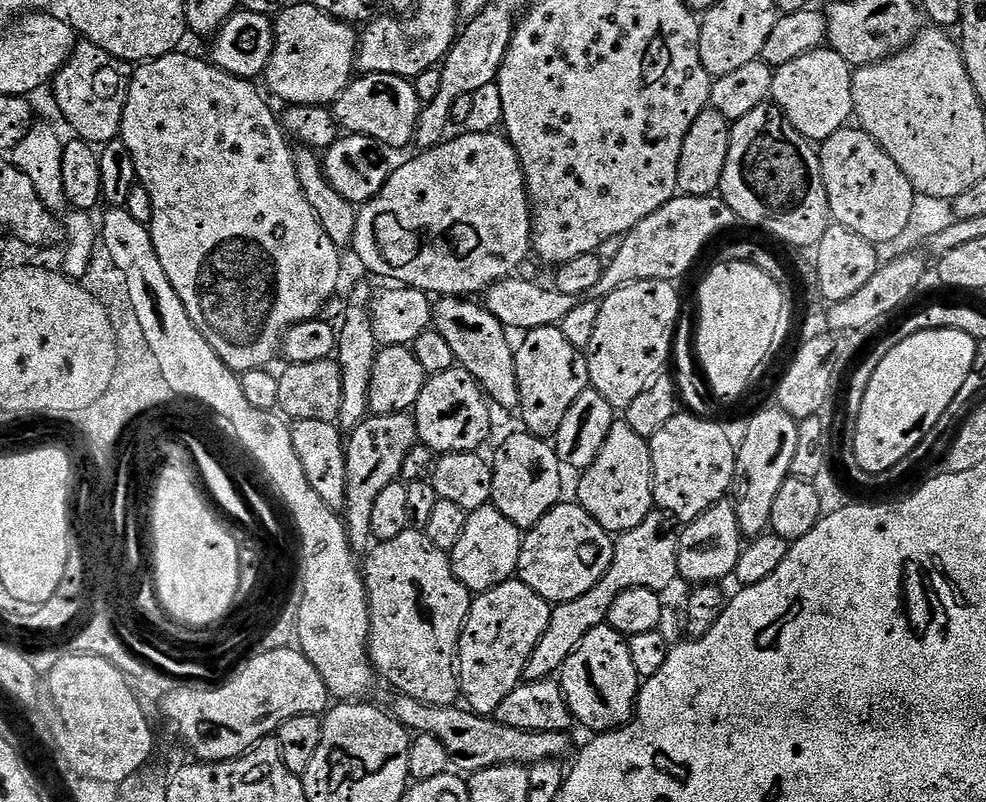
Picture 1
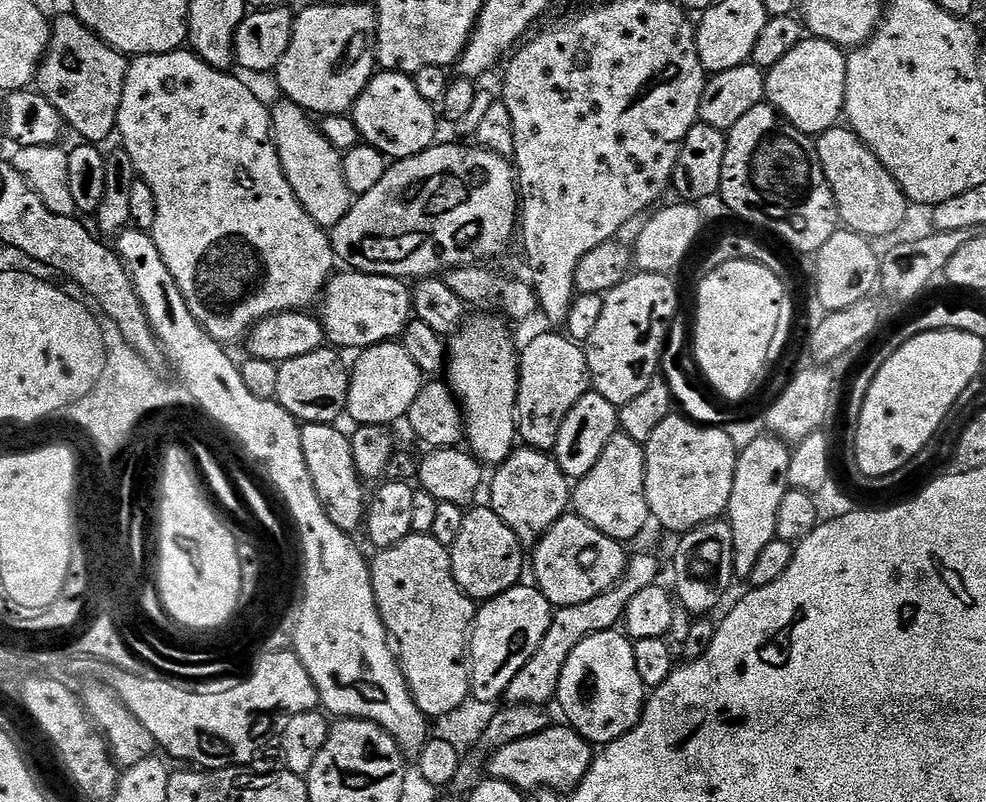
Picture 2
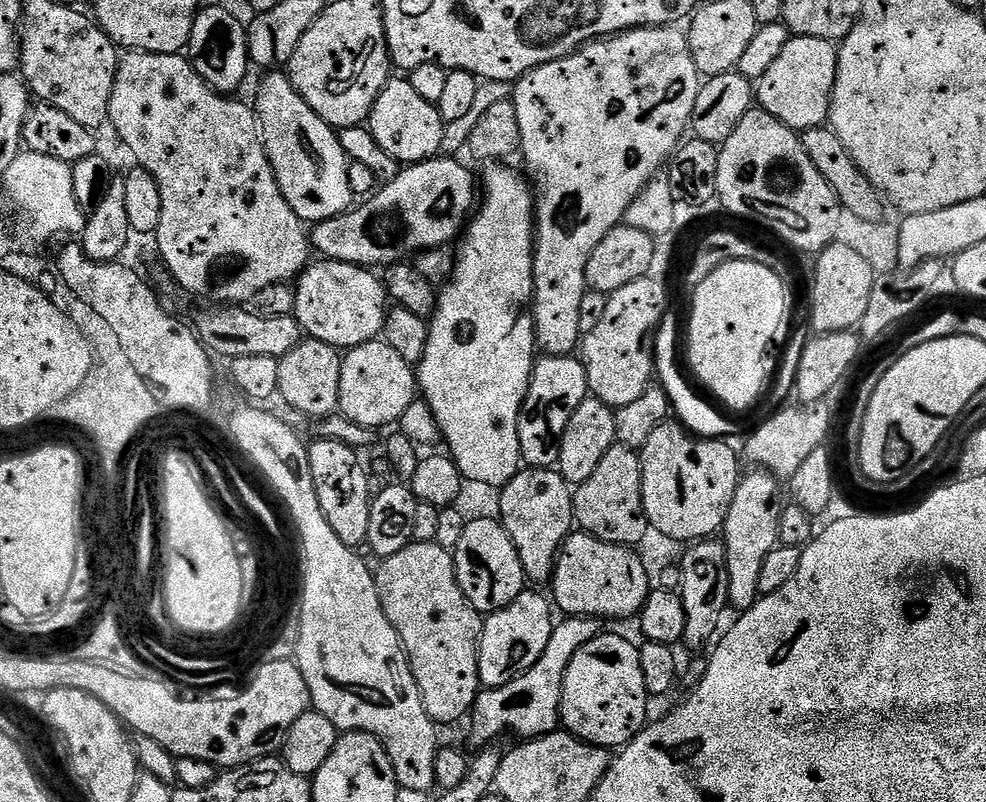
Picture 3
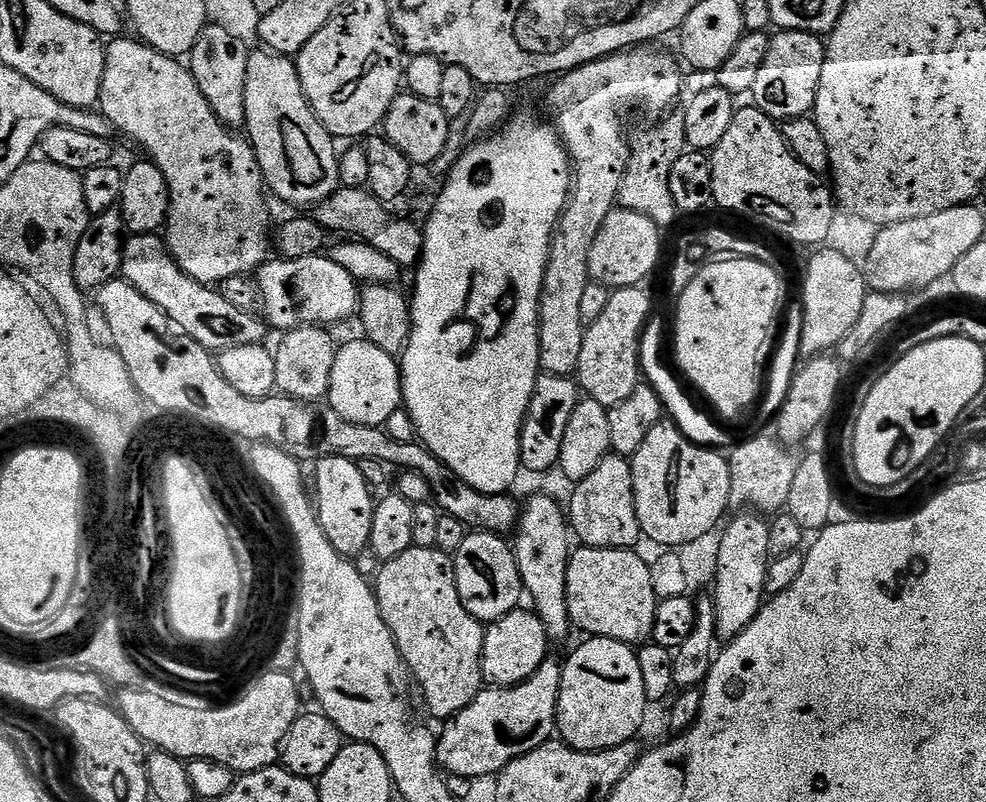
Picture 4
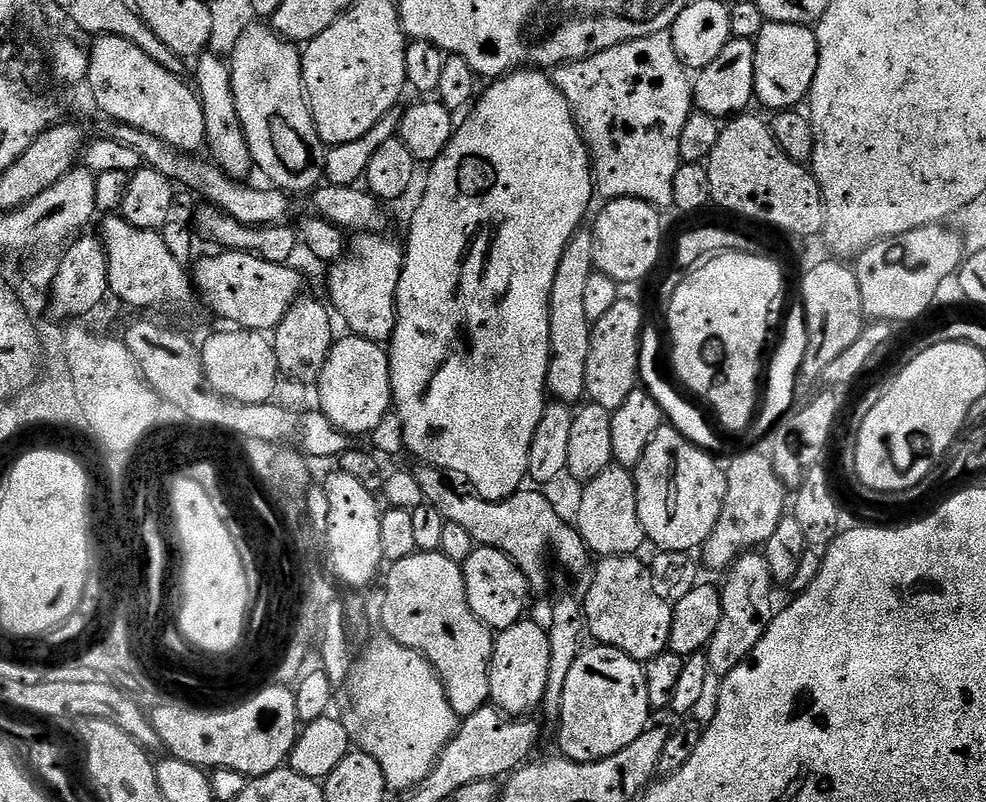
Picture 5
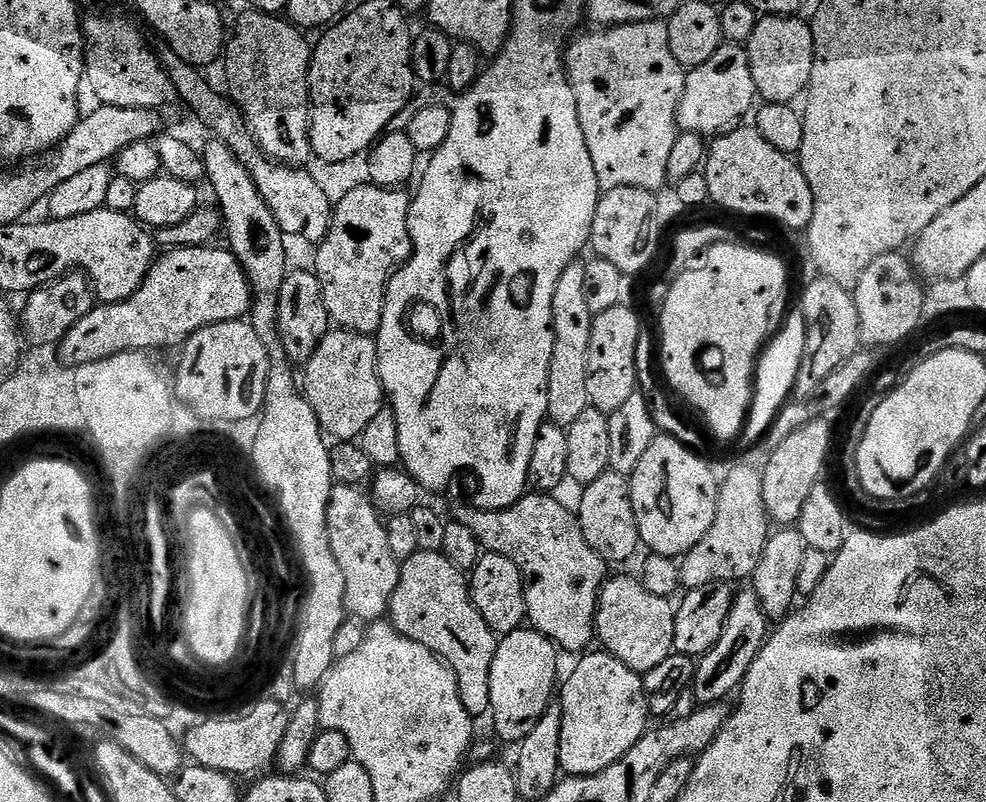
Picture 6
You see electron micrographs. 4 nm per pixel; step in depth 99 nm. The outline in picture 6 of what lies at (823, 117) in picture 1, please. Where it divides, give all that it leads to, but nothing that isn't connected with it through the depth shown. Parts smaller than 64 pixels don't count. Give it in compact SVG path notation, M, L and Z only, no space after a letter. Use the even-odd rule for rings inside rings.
M762 16L758 26L754 26L754 34L750 34L746 45L750 74L754 74L756 94L761 101L770 104L792 104L795 96L805 95L814 70L814 34L811 23L807 19L800 19L796 16Z

